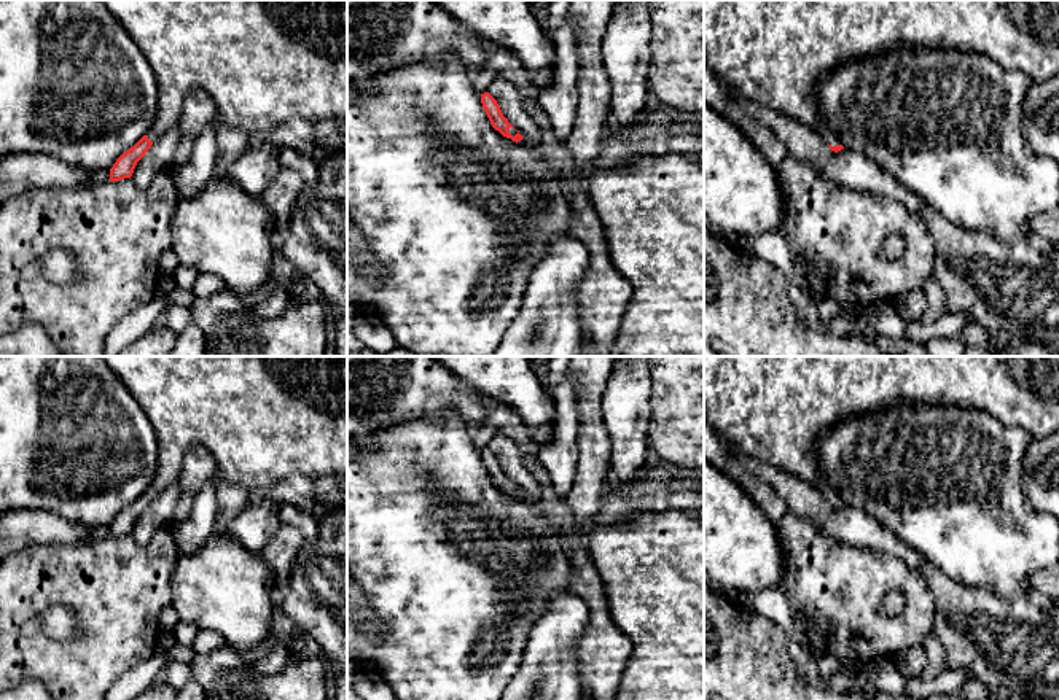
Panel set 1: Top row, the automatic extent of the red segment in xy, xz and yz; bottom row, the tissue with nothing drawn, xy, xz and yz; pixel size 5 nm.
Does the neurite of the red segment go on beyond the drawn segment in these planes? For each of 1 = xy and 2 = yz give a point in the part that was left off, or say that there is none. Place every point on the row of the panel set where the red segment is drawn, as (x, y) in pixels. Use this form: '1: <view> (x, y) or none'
1: xy (263, 62)
2: yz (773, 53)

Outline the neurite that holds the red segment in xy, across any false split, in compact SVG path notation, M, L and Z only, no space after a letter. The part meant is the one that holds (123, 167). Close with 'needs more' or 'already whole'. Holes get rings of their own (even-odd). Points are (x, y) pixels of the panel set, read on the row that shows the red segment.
M99 0L116 16L154 72L156 118L132 148L110 169L110 181L131 178L151 145L177 129L186 94L204 89L215 102L218 121L253 138L298 116L317 127L347 126L347 0Z; needs more

